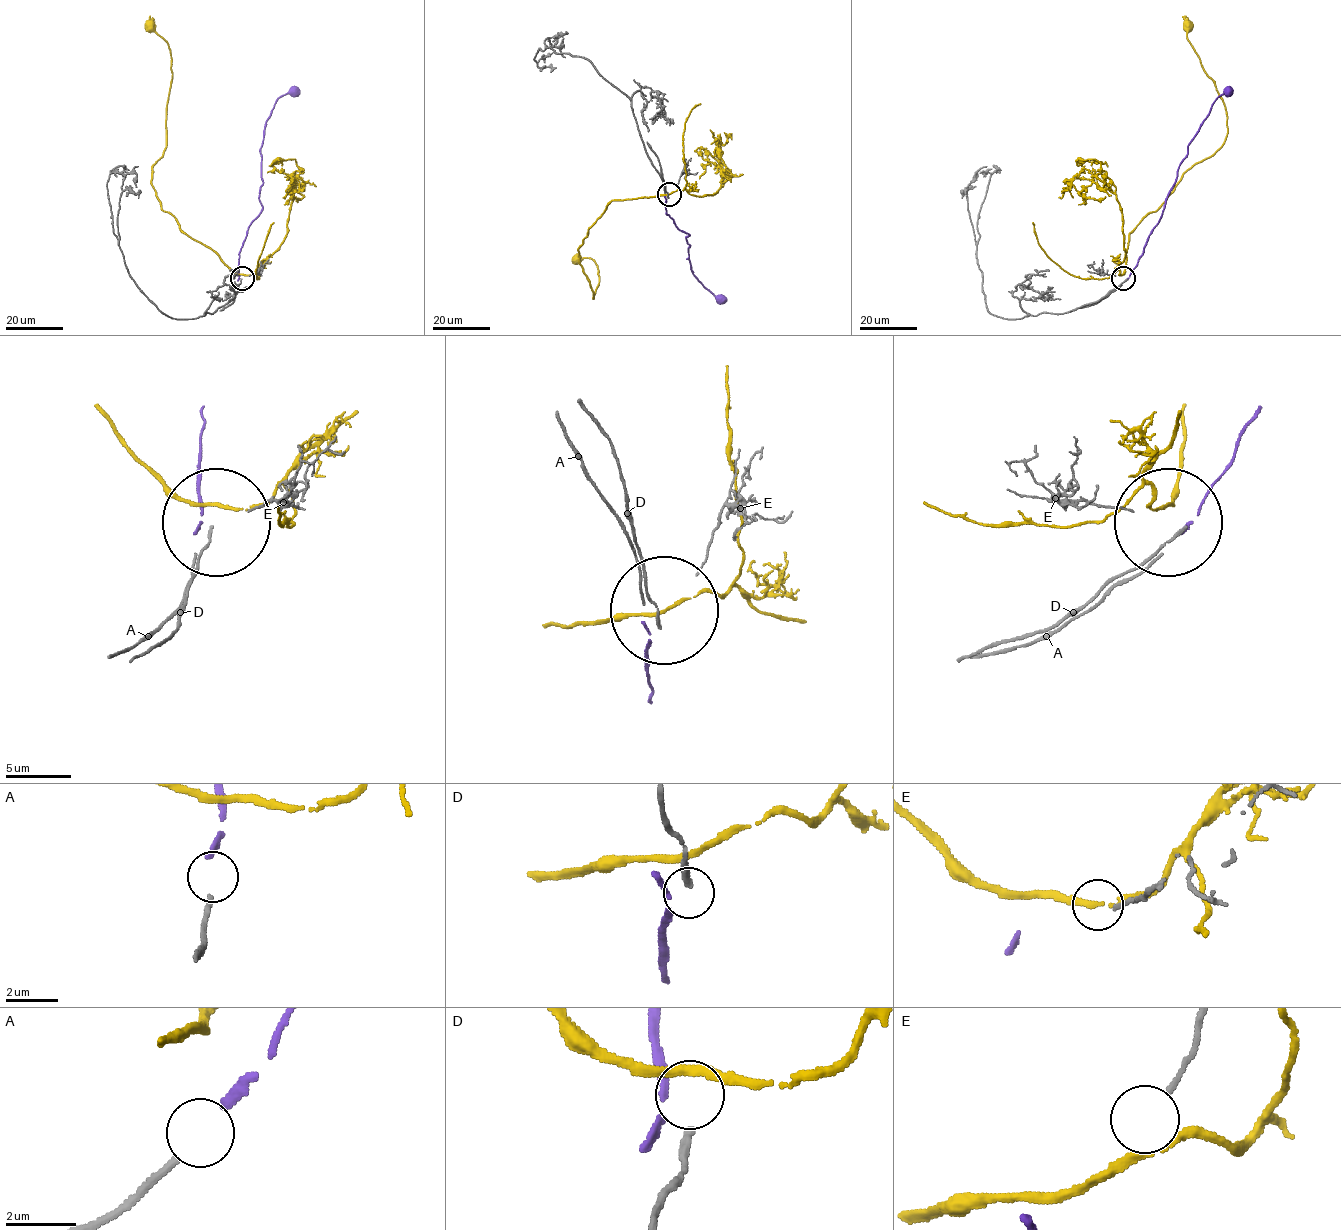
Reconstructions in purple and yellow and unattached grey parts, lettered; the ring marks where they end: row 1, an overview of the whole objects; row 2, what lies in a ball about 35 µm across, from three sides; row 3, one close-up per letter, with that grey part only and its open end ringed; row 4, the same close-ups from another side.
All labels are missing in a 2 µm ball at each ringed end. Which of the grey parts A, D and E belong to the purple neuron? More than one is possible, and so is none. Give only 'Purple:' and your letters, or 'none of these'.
Purple: A

